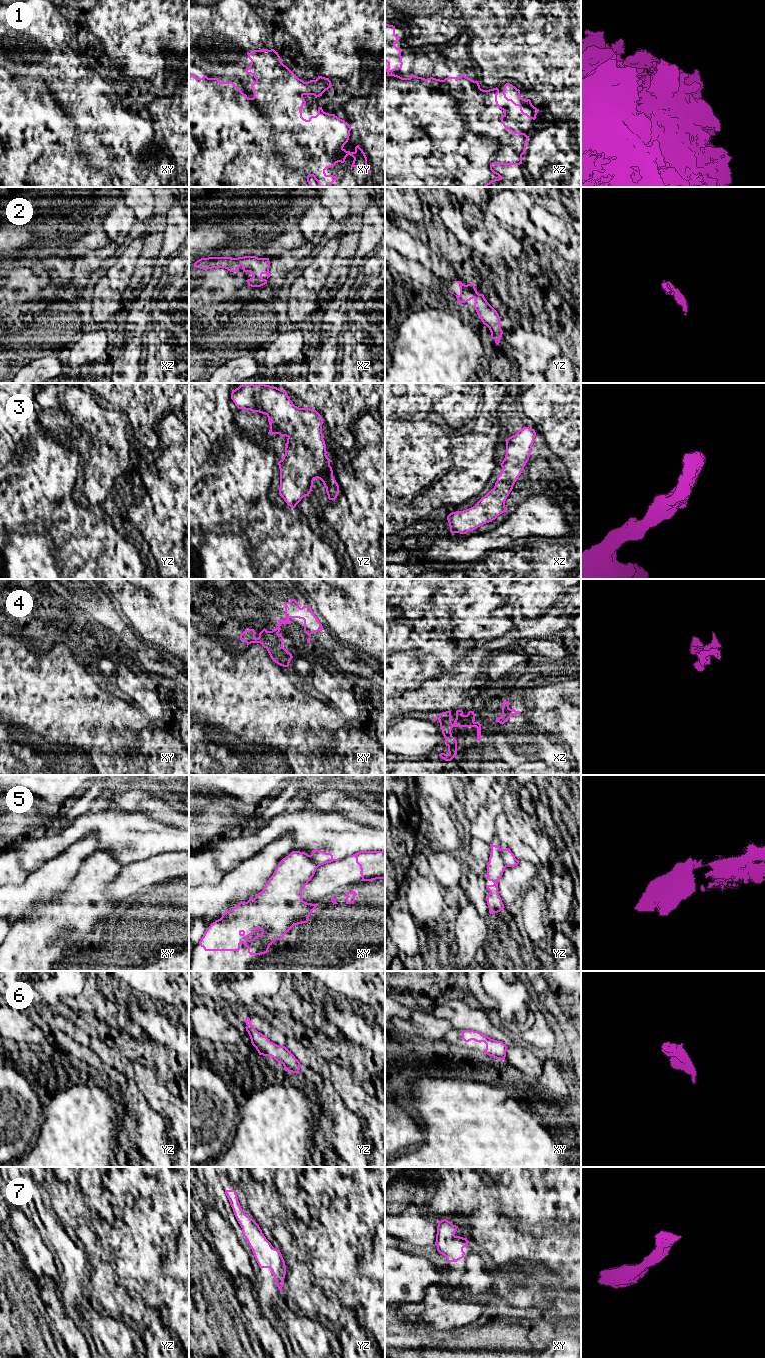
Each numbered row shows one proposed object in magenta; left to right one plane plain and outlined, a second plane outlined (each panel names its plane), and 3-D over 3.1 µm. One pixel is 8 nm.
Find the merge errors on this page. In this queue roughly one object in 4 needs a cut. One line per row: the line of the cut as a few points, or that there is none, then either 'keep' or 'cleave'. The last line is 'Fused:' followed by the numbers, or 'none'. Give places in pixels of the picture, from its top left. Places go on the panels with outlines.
1: no cut; keep
2: no cut; keep
3: no cut; keep
4: no cut; keep
5: cut in yz along (500, 849), (500, 855), (505, 867); cleave
6: no cut; keep
7: no cut; keep
Fused: 5

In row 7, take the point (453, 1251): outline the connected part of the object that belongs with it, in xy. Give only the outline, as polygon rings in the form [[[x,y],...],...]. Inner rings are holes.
[[[446,1219],[438,1220],[435,1245],[437,1251],[446,1257],[448,1263],[462,1259],[465,1255],[463,1248],[469,1243],[467,1238],[454,1235],[457,1228],[458,1226]]]

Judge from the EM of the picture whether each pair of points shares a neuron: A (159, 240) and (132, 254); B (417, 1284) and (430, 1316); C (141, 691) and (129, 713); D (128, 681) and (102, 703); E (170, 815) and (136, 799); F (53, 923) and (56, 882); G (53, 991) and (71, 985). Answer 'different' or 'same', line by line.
A: different
B: different
C: different
D: different
E: same
F: different
G: same

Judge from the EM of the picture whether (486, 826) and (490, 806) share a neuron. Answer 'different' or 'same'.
same

